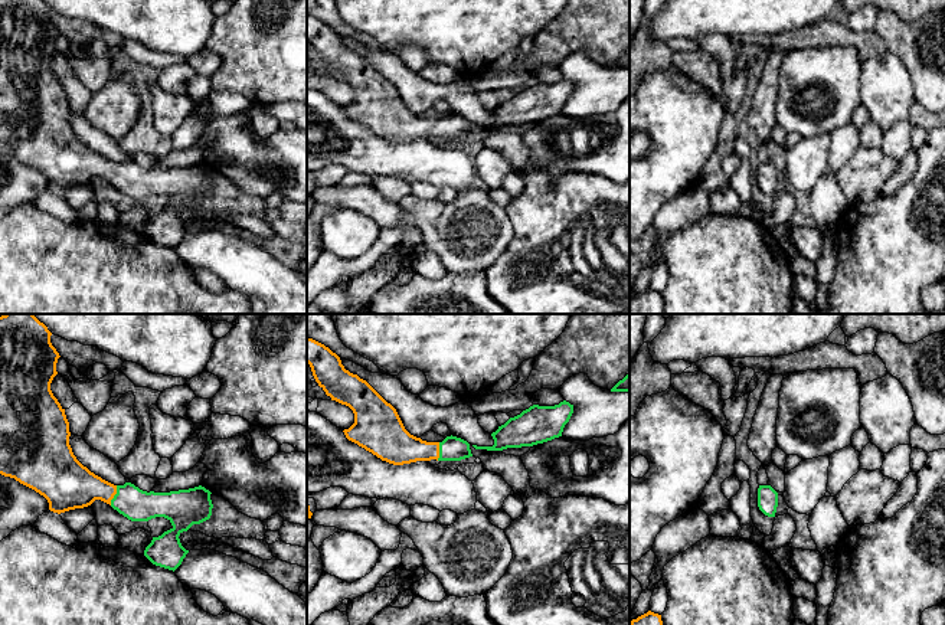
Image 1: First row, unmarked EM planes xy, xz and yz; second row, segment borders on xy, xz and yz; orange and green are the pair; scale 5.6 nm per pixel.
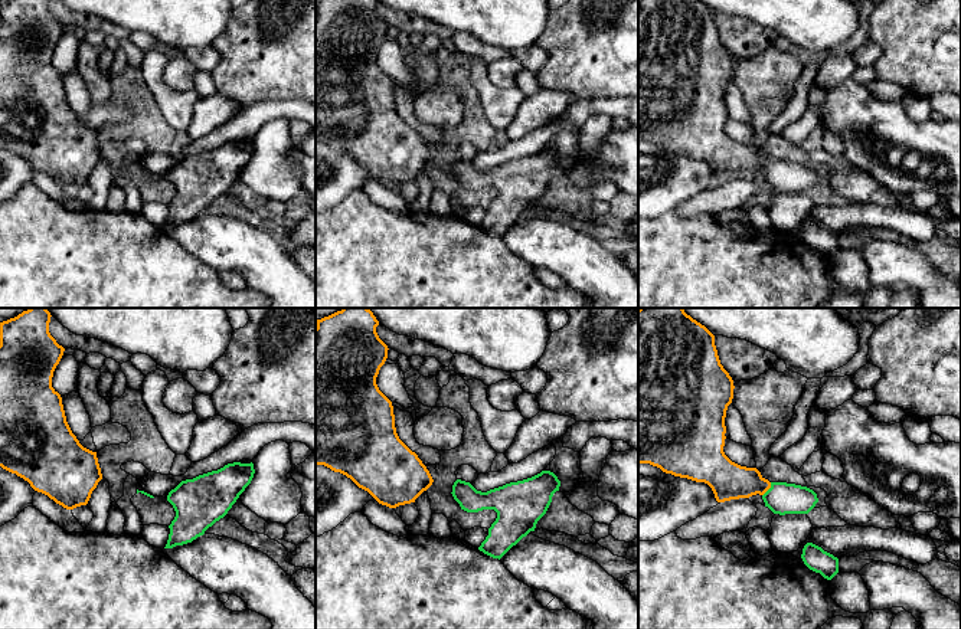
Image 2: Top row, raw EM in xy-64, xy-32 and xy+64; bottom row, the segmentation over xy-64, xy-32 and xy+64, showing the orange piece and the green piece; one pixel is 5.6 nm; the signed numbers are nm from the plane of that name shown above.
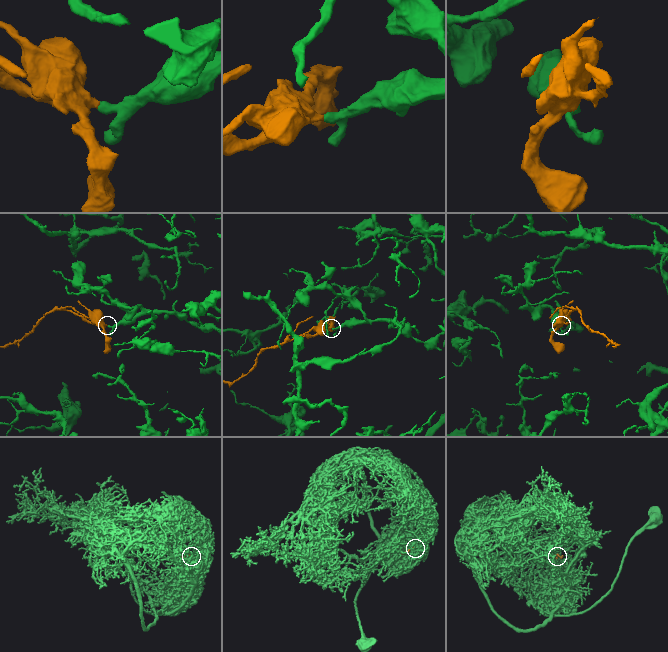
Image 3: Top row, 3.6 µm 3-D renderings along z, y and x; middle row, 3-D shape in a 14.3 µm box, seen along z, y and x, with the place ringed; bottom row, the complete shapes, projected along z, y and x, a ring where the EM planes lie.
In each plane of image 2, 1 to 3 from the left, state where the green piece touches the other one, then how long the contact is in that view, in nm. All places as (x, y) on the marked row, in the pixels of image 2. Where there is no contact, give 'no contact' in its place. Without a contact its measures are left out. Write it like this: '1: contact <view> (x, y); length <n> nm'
1: no contact
2: no contact
3: contact xy+64 (768, 488); length 90 nm

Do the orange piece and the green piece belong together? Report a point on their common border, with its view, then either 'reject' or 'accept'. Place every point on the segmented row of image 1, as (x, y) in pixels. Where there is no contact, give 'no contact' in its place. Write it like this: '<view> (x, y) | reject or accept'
xy (114, 494) | accept

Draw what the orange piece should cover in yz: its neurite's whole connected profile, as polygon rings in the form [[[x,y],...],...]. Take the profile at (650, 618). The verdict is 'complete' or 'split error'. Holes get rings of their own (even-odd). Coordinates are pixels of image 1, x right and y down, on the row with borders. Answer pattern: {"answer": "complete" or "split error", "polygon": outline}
{"answer": "complete", "polygon": [[[648,611],[647,613],[632,619],[630,625],[663,625],[661,615]]]}

